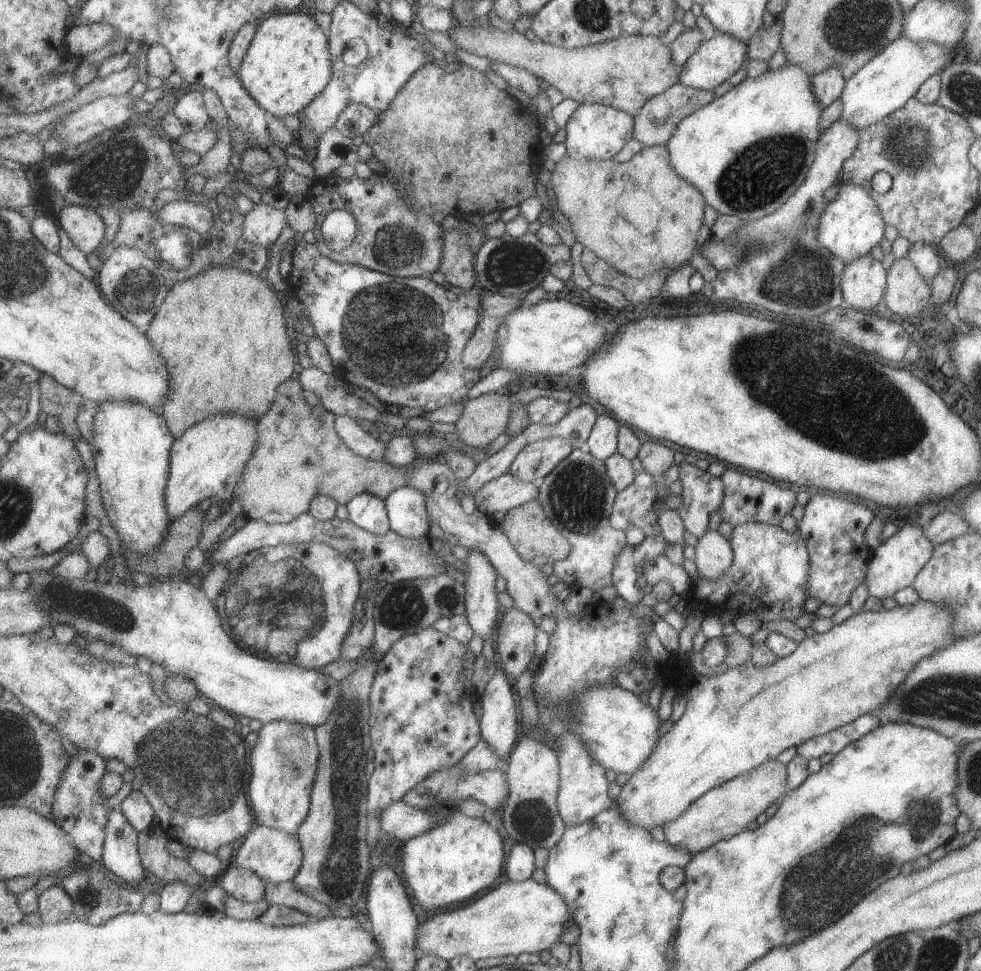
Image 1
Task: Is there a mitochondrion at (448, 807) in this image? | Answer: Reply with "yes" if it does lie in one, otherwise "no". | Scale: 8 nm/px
no

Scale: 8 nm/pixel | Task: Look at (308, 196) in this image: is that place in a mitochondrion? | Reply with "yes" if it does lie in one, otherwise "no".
no

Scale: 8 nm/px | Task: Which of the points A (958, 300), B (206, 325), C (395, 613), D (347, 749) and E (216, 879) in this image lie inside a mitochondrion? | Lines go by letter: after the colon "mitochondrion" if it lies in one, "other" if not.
A: other
B: other
C: mitochondrion
D: mitochondrion
E: other

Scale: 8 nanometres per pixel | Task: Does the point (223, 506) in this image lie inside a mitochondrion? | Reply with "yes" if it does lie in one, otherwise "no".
no

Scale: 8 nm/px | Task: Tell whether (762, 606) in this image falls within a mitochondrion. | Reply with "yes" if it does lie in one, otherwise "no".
no

